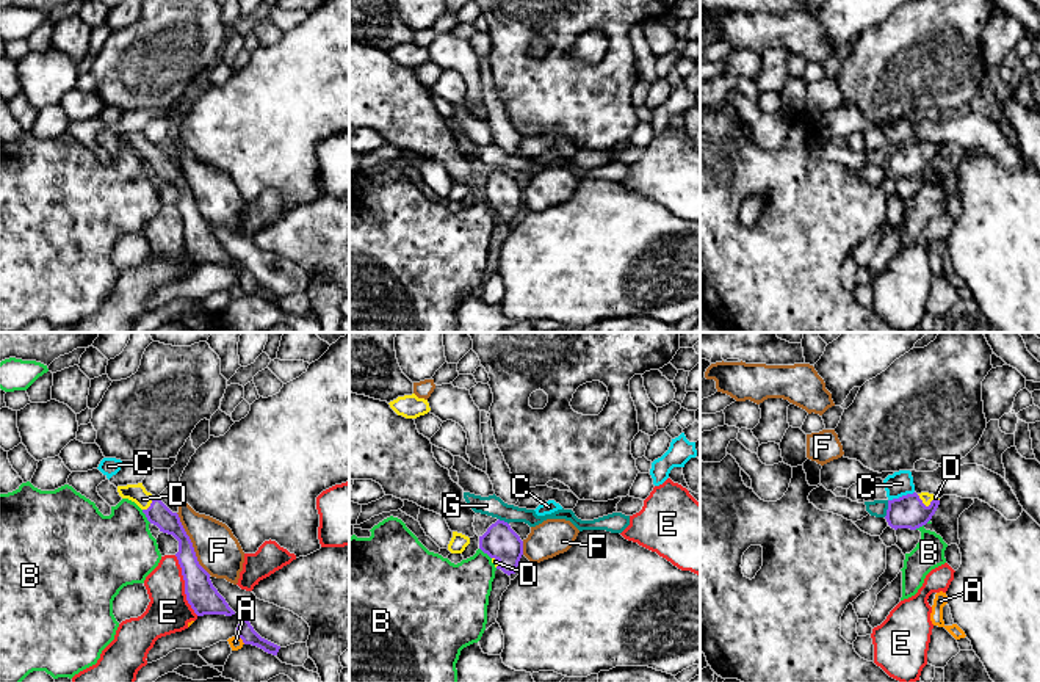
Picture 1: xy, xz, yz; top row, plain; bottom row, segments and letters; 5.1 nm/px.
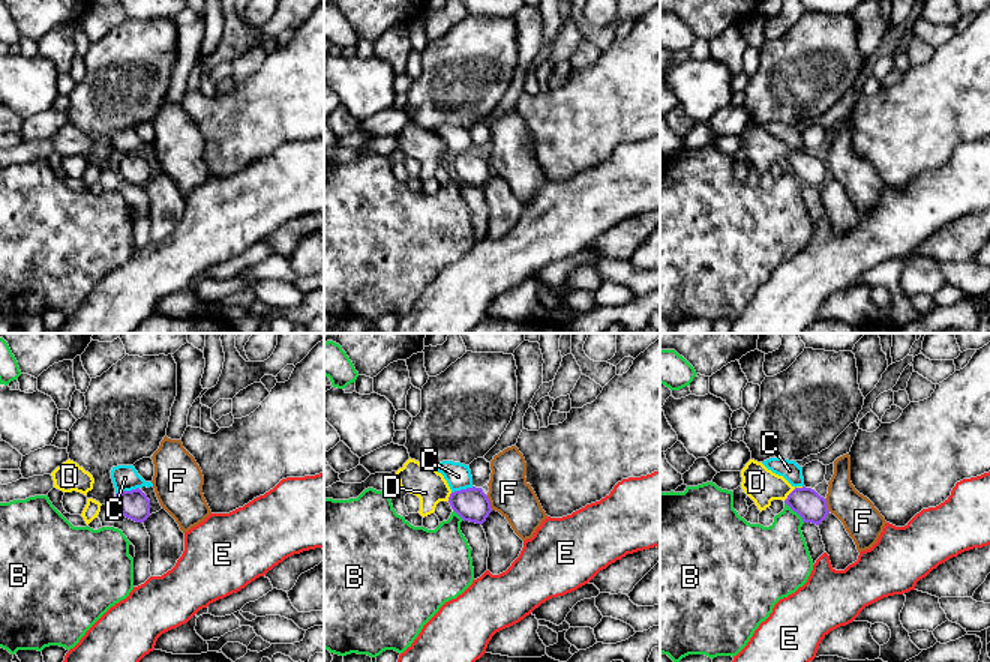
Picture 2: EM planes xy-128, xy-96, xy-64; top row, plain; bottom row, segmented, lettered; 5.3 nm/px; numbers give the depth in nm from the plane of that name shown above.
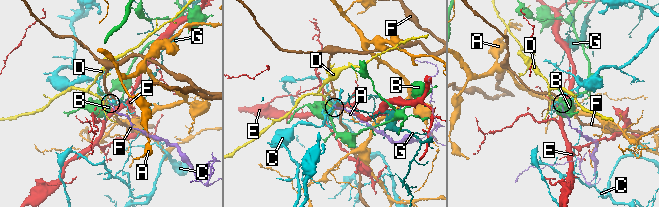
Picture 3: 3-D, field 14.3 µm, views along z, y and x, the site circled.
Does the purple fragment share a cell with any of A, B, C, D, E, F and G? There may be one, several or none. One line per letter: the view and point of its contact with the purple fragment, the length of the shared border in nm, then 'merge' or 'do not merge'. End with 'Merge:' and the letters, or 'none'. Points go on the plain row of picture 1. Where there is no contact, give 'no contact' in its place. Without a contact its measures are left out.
A: xy (241, 287) | 60 nm | do not merge
B: xy (146, 165) | 90 nm | do not merge
C: yz (902, 145) | 140 nm | do not merge
D: yz (929, 154) | 120 nm | merge
E: xy (185, 234) | 340 nm | do not merge
F: xy (191, 193) | 360 nm | do not merge
G: yz (888, 157) | 90 nm | do not merge
Merge: D

